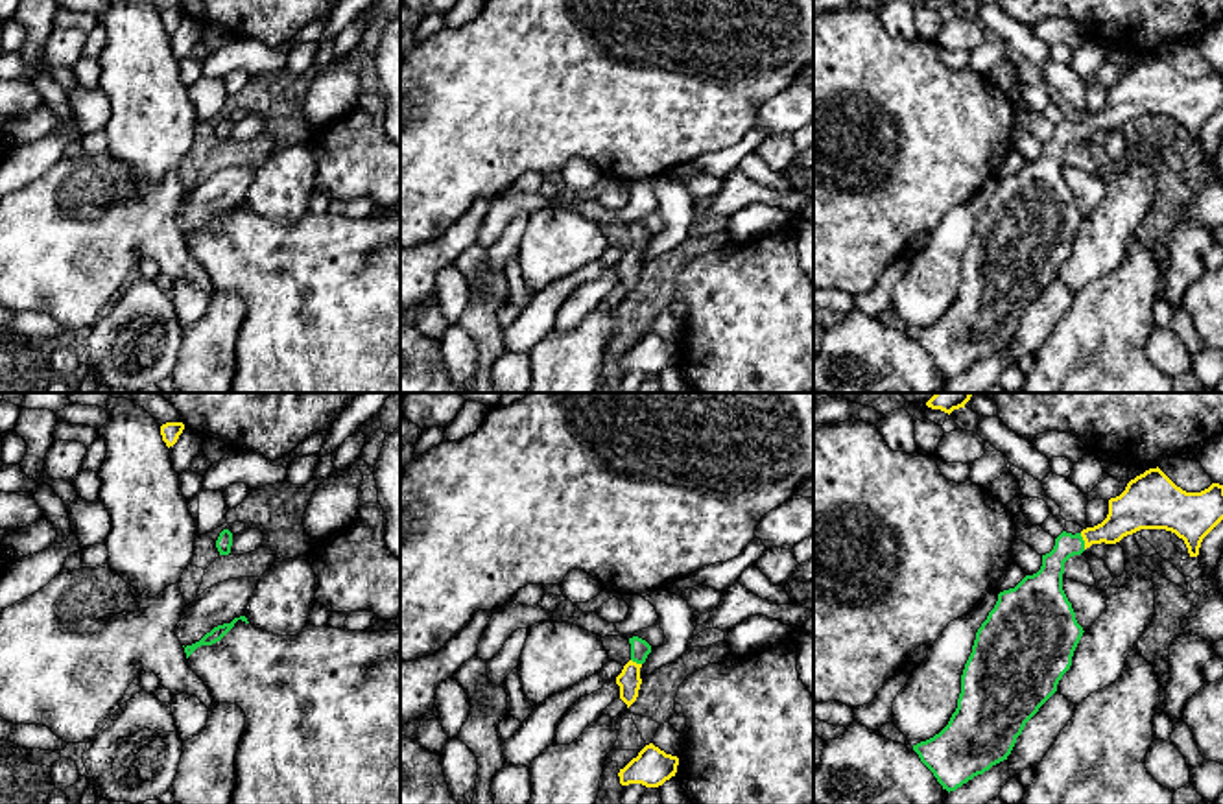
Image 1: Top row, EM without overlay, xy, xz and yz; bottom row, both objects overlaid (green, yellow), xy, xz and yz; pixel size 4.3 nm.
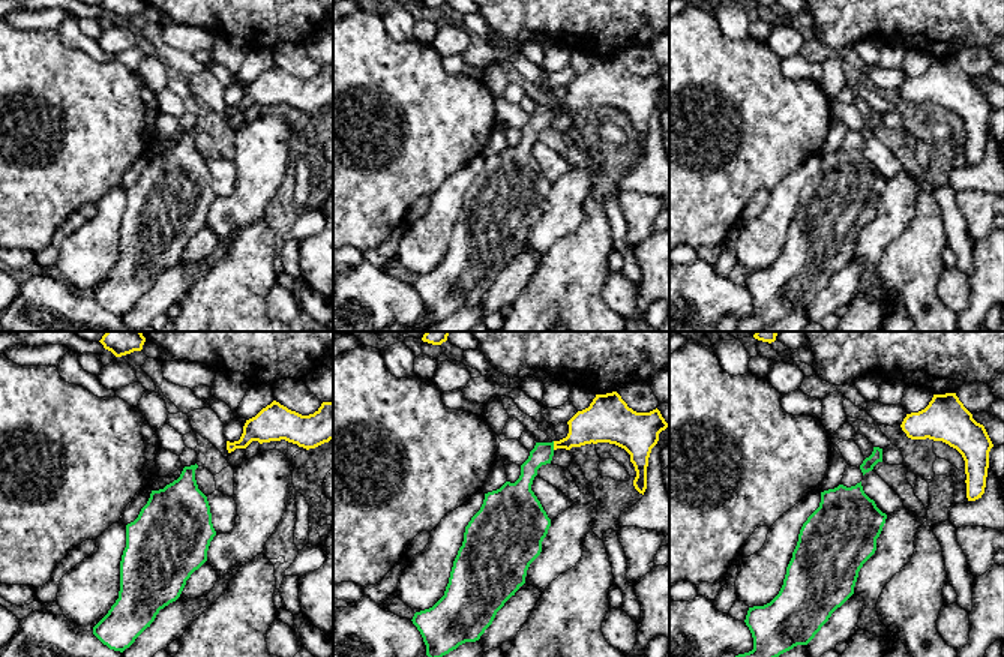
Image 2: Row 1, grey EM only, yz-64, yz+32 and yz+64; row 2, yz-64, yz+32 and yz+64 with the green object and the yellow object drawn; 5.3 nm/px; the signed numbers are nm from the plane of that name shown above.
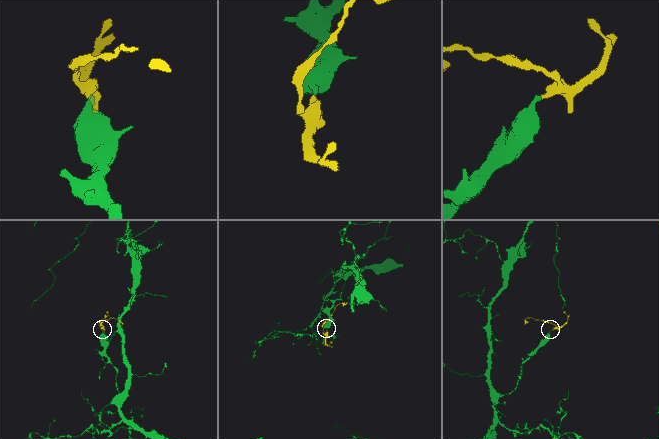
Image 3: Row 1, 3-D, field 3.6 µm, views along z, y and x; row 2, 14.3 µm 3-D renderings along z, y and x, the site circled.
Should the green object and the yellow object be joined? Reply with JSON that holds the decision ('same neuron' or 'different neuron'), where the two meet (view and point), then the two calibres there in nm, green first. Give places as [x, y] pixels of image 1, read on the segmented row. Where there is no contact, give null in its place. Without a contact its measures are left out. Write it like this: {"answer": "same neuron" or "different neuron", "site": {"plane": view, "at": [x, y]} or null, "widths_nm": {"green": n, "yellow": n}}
{"answer": "same neuron", "site": {"plane": "yz", "at": [1083, 541]}, "widths_nm": {"green": 140, "yellow": 180}}

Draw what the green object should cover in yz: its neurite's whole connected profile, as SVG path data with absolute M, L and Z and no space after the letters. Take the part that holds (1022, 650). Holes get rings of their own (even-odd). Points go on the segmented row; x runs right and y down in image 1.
M1157 467L1131 479L1120 496L1109 500L1109 514L1101 524L1075 535L1063 531L1053 550L1042 555L1037 573L1026 575L1015 588L998 594L994 609L976 633L961 675L957 708L948 725L933 738L913 745L943 789L956 791L1007 760L1026 723L1057 692L1059 680L1070 669L1085 633L1063 590L1064 562L1070 557L1081 555L1092 544L1116 544L1140 529L1171 531L1184 540L1190 557L1197 557L1203 538L1221 520L1223 485L1212 483L1201 492L1186 492Z

